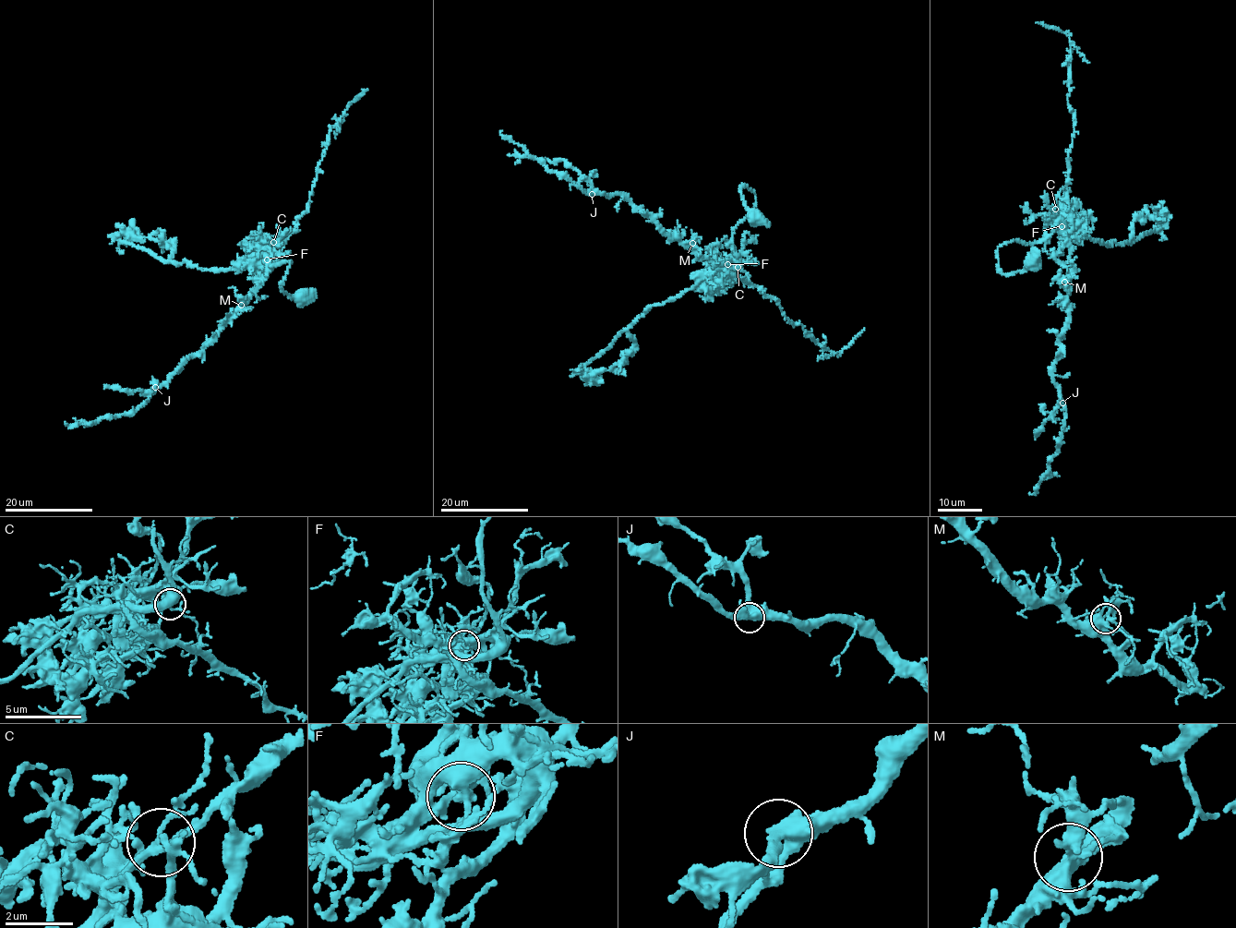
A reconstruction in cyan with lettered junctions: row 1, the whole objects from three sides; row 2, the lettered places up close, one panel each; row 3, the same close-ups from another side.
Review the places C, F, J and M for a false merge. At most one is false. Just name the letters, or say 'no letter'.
F

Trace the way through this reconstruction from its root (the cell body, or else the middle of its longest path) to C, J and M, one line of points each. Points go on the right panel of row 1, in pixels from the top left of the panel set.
C: (1034, 262), (1003, 273), (997, 249), (1014, 240), (1026, 244), (1045, 240), (1047, 221), (1059, 215), (1055, 209)
J: (1034, 262), (1003, 273), (997, 249), (1043, 241), (1058, 221), (1072, 274), (1052, 366), (1062, 403)
M: (1034, 262), (1003, 273), (997, 249), (1014, 240), (1043, 241), (1058, 221), (1072, 265), (1064, 282)

